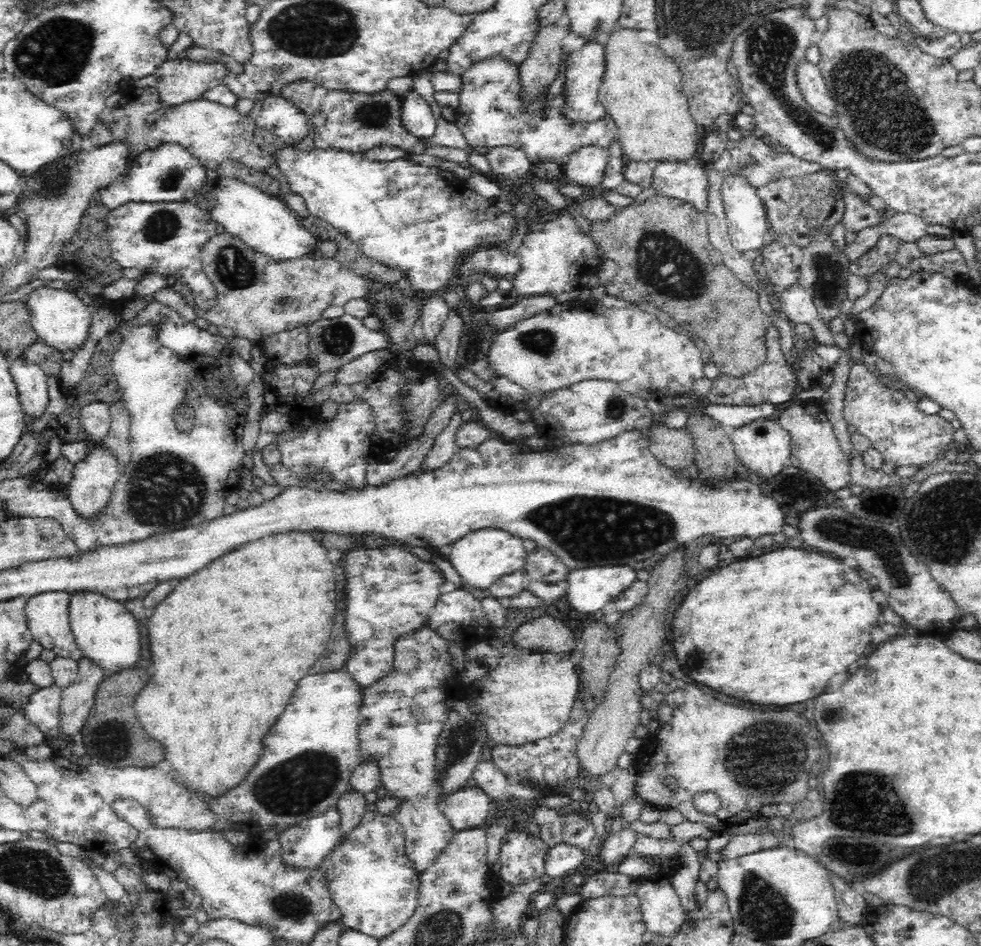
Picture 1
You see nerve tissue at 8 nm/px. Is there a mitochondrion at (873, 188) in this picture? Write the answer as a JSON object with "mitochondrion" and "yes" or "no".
{"mitochondrion":"no"}

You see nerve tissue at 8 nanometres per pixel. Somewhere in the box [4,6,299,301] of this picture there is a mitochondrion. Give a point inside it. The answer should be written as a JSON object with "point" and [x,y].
{"point":[55,53]}

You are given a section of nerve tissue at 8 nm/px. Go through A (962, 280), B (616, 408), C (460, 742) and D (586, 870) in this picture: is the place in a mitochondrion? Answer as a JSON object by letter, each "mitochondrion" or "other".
{"A":"other","B":"mitochondrion","C":"mitochondrion","D":"other"}

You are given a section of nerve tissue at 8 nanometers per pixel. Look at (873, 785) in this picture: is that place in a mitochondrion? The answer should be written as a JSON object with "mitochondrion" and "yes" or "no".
{"mitochondrion":"yes"}

